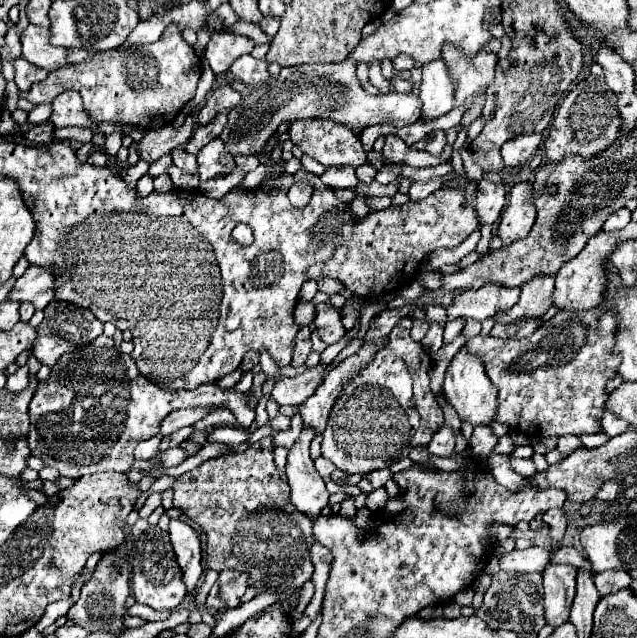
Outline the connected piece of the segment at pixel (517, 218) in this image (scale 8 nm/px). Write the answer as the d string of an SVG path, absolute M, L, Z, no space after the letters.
M516 182L510 190L508 206L500 218L498 236L504 240L504 246L512 244L518 238L524 238L536 220L536 208L530 202L530 182Z

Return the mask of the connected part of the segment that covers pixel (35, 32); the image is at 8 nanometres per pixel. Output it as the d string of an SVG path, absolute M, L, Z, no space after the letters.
M34 24L22 32L22 56L48 72L68 64L68 50L62 50L62 46L50 46L50 28Z

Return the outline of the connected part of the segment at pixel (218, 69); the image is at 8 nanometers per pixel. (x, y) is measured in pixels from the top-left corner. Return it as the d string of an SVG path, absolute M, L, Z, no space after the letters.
M228 30L212 34L204 56L212 68L214 74L224 74L228 72L230 64L240 58L242 54L250 54L254 48L254 42L248 36L238 36Z

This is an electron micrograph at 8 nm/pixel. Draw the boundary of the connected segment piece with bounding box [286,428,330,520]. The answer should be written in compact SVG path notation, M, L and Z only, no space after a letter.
M310 428L302 430L300 438L288 450L288 466L286 476L292 490L292 504L296 510L306 514L308 518L316 520L324 506L328 506L328 490L322 476L316 472L314 462L310 458L310 442L314 432Z

